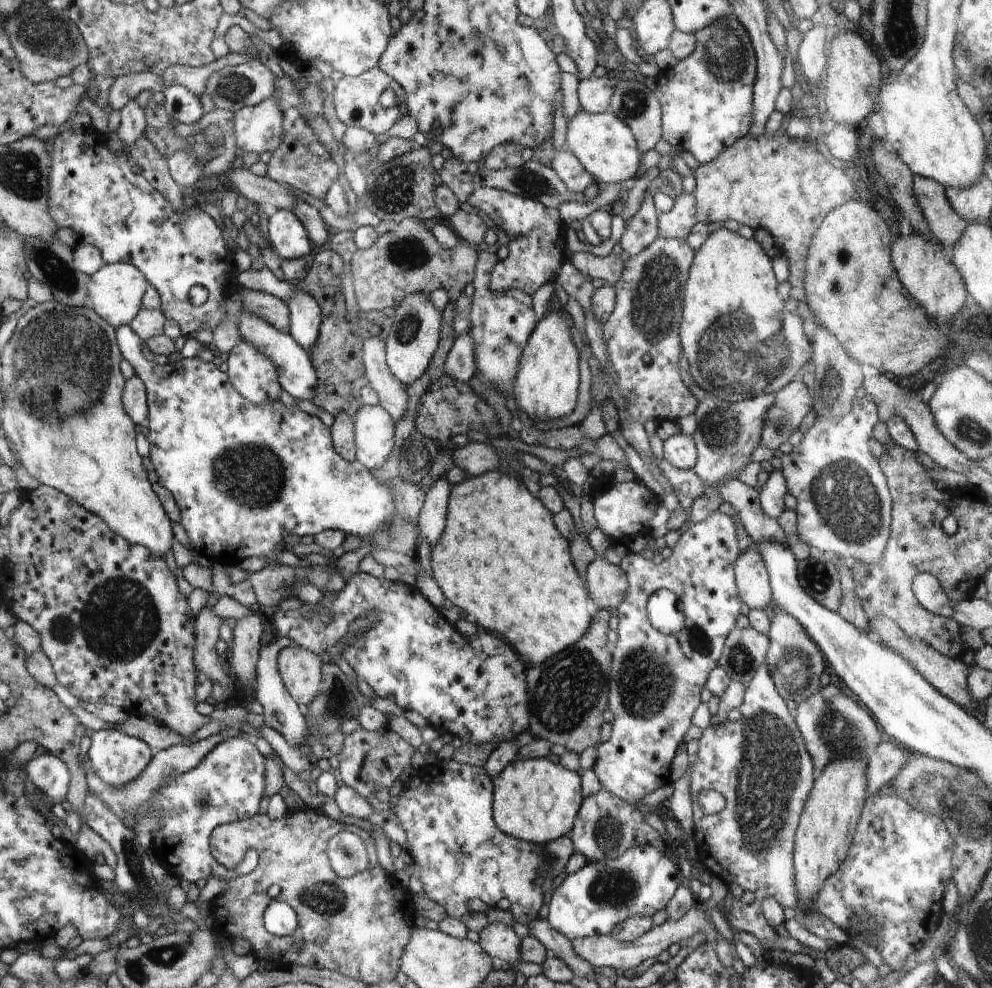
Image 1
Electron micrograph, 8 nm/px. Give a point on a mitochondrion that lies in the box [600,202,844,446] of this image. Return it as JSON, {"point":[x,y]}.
{"point":[732,359]}

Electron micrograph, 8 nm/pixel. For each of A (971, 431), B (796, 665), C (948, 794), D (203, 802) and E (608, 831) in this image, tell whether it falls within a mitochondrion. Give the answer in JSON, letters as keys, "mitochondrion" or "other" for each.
{"A":"mitochondrion","B":"mitochondrion","C":"mitochondrion","D":"mitochondrion","E":"mitochondrion"}

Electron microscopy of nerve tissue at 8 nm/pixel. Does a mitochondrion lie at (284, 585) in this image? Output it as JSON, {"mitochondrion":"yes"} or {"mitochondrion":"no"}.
{"mitochondrion":"yes"}

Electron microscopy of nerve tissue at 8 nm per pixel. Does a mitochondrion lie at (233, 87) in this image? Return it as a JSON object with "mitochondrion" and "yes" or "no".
{"mitochondrion":"yes"}

